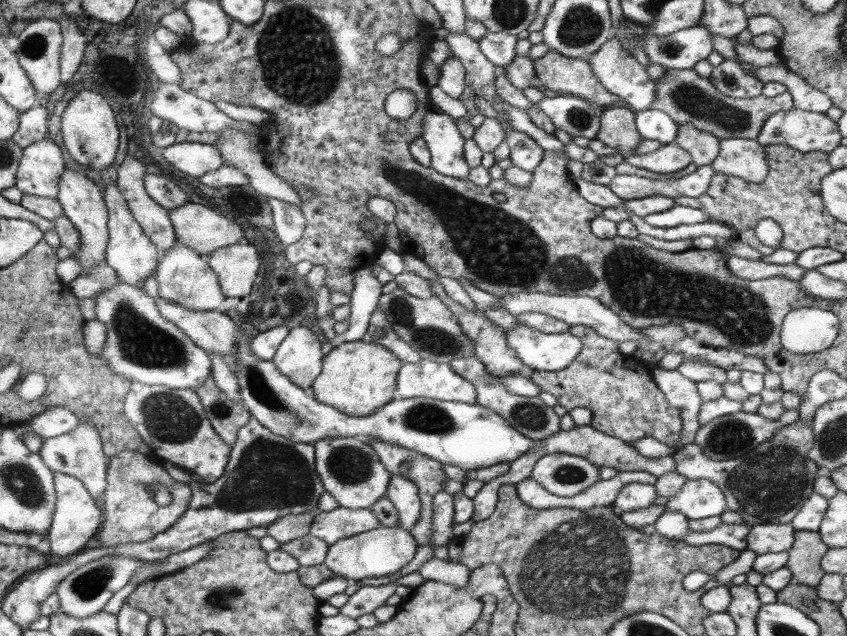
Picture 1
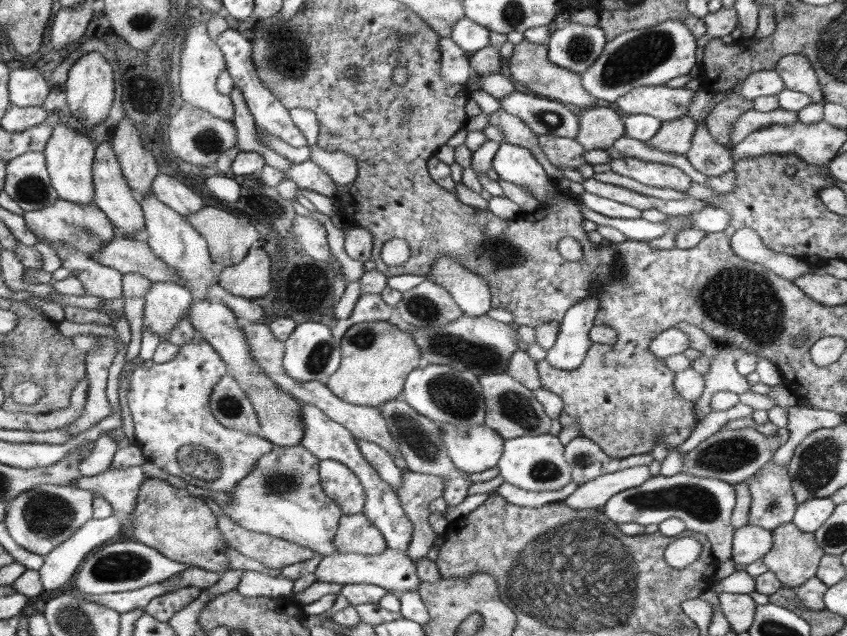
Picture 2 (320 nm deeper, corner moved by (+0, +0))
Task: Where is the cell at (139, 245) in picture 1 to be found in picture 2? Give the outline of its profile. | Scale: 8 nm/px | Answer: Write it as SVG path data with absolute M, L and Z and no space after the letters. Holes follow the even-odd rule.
M101 142L95 146L95 155L92 165L92 176L94 185L93 203L102 210L103 214L112 222L116 232L123 232L123 236L133 238L134 235L144 236L146 220L140 203L133 197L133 191L127 180L124 178L117 156L109 142Z

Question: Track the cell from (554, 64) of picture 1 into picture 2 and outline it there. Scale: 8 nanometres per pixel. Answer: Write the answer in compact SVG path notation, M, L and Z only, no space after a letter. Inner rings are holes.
M524 39L514 45L514 54L510 56L511 79L532 90L534 95L556 100L561 103L575 104L580 107L592 107L597 101L583 86L581 75L568 69L552 65L547 56L547 45L536 44Z

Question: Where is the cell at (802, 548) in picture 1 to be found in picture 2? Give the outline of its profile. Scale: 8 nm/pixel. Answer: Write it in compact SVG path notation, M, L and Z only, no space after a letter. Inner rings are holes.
M793 522L777 526L771 532L772 550L761 558L767 570L773 572L786 587L795 588L814 577L824 555L822 548L815 542L815 534L802 532Z

